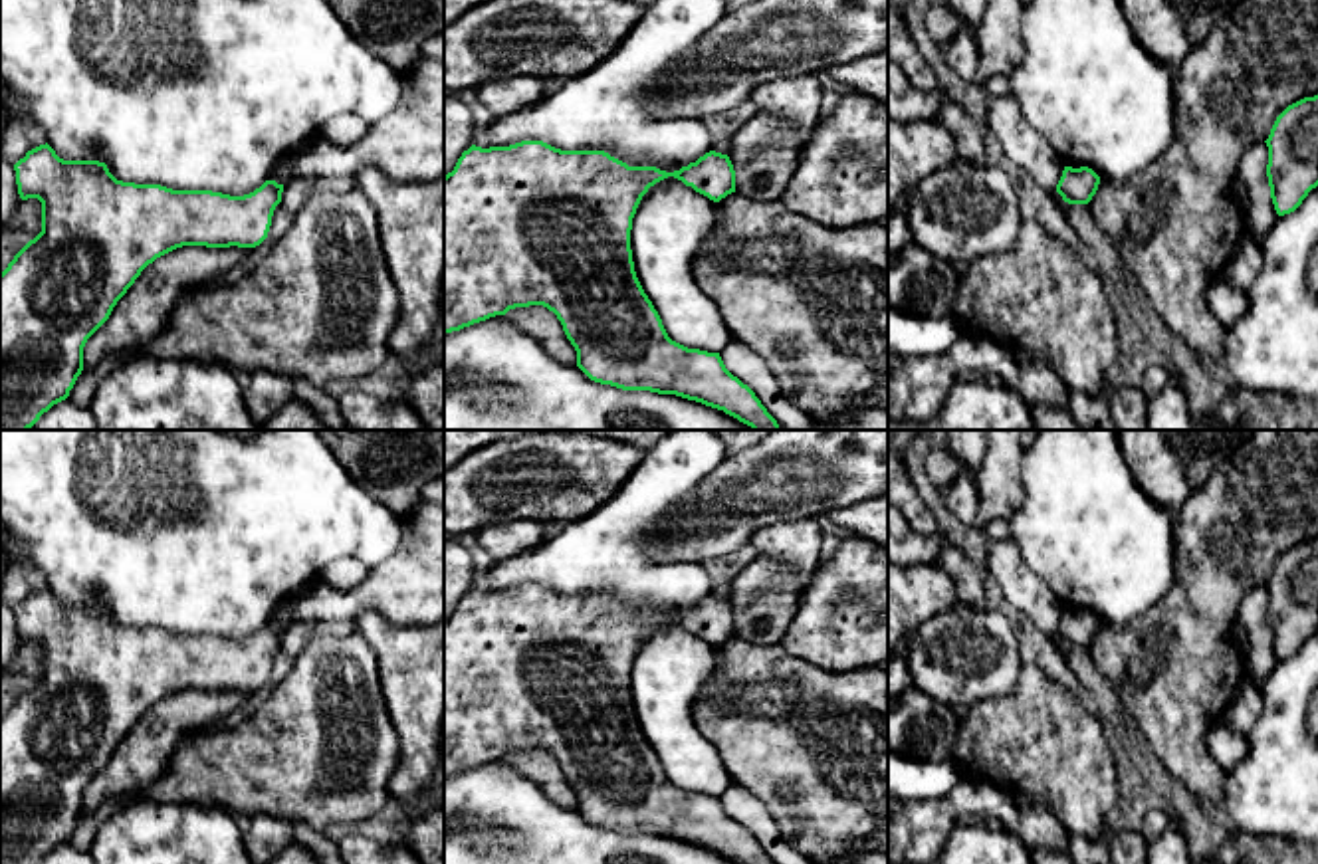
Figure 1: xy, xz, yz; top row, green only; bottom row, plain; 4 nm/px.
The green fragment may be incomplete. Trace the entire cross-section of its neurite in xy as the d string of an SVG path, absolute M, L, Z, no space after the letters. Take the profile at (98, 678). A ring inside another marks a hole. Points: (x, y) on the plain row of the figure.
M48 587L14 614L20 642L42 646L42 676L0 717L0 864L40 864L69 840L87 783L149 707L182 690L260 690L283 636L275 624L244 640L123 626L105 606L63 604Z

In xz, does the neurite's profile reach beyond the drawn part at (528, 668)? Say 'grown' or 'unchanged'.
unchanged

